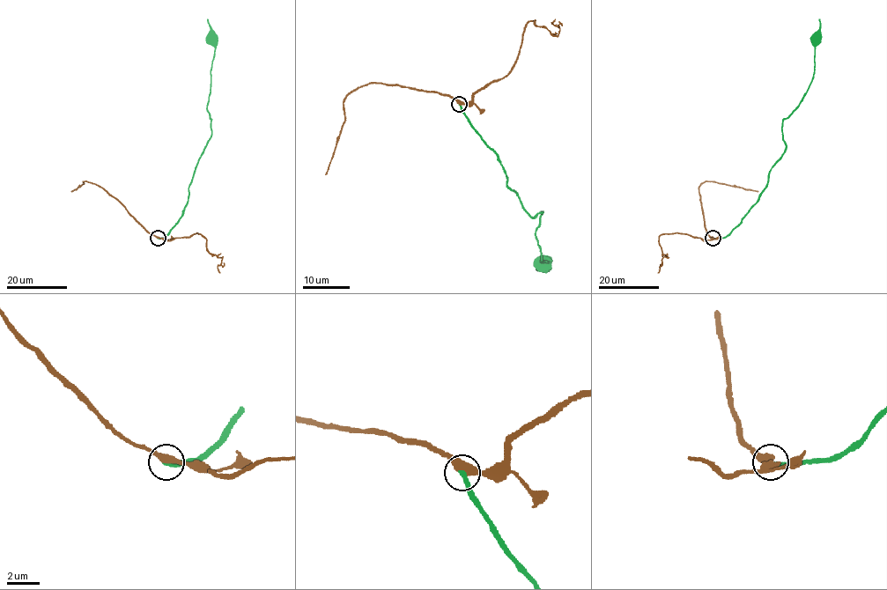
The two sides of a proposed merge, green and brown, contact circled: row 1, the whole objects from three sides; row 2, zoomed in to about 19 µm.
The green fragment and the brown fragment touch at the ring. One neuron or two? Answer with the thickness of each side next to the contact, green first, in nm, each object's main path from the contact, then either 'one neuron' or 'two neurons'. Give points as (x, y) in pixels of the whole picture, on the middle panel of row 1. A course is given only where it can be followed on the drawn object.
280/440 nm | green via (459, 104), (497, 153), (522, 206), (532, 217), (543, 212), (535, 237), (547, 261), (543, 262) | brown via (459, 103), (438, 92), (397, 85), (371, 83), (351, 90), (343, 103), (344, 121), (325, 174) | two neurons

